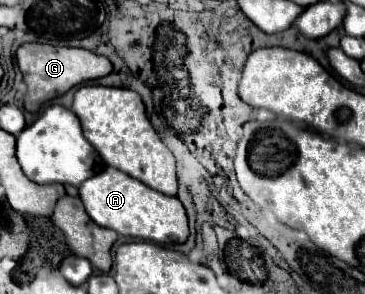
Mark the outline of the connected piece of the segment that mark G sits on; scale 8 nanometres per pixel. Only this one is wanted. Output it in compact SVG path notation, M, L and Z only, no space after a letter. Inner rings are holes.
M24 43L16 51L16 63L24 75L24 83L28 87L24 95L24 109L30 113L36 113L44 103L52 101L54 97L64 95L68 89L82 81L106 77L112 73L112 63L96 55L88 49L76 49L76 47L54 47L54 45L44 45L44 43Z

